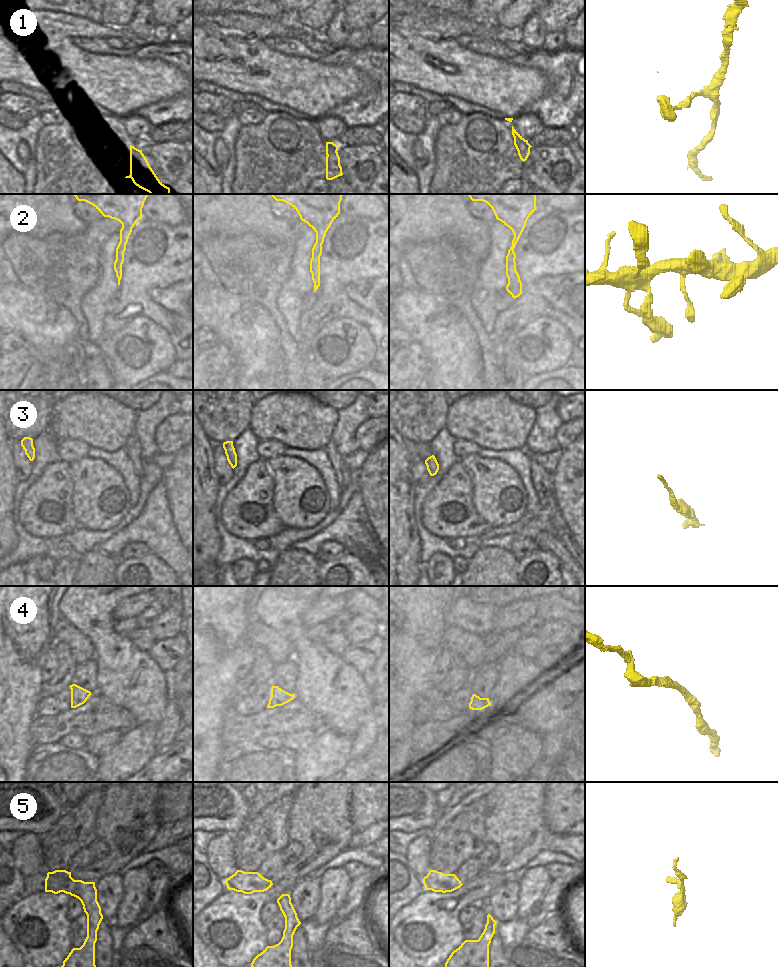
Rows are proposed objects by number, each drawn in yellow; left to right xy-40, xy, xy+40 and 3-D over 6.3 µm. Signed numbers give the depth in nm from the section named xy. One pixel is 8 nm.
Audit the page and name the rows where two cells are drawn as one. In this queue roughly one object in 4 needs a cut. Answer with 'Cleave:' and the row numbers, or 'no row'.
Cleave: no row

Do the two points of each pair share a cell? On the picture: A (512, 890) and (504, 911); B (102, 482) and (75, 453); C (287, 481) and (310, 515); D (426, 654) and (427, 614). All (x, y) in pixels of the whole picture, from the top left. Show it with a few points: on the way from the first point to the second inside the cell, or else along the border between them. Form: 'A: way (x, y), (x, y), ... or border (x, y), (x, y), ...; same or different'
A: way (509, 895), (504, 902), (504, 906); same
B: border (88, 456), (69, 463); different
C: way (296, 490), (298, 492), (298, 506), (301, 509); same
D: way (426, 644), (426, 624); same

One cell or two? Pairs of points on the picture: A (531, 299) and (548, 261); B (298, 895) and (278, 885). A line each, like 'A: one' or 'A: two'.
A: one
B: two

